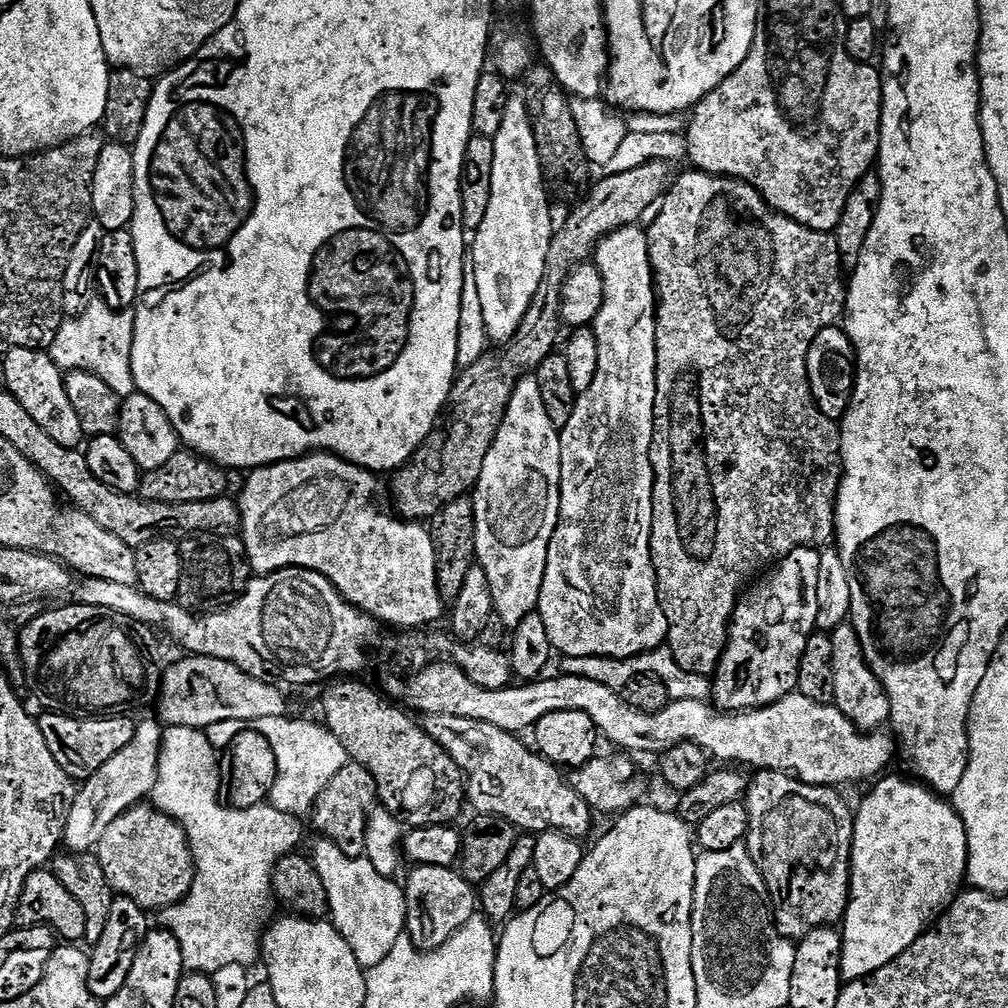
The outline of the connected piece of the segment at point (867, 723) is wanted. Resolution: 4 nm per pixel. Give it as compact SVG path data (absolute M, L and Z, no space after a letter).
M847 622L834 629L830 635L834 646L834 703L836 709L842 714L846 714L846 718L850 718L852 725L865 734L873 730L883 729L890 720L890 698L886 694L882 682L874 674L874 670L870 668L864 657L864 650L860 645L855 628Z

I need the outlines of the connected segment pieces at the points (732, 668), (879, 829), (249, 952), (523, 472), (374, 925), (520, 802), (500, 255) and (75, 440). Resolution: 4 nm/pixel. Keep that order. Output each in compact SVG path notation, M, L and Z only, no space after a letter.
M815 547L794 550L741 595L728 630L728 645L724 647L712 680L710 700L719 711L737 713L749 708L764 708L796 692L802 650L806 650L806 642L817 631L819 560L820 552Z
M887 776L877 779L871 785L871 787L873 786L872 793L861 802L860 809L858 807L855 809L852 822L854 826L854 834L852 835L852 873L848 879L848 909L844 911L842 921L843 940L841 942L841 974L843 979L848 982L865 980L867 976L873 976L878 970L882 970L882 966L897 963L900 955L910 946L914 946L914 942L919 936L923 936L925 932L929 931L933 927L934 921L948 911L953 900L956 899L961 889L965 887L968 874L966 826L951 803L945 797L933 792L931 788L917 782L915 779L912 779L912 781L903 780L900 776Z
M169 727L163 733L156 785L150 795L154 807L180 824L193 854L196 876L188 895L159 913L159 922L171 931L182 950L182 962L188 972L211 974L222 966L252 966L262 956L262 941L272 912L272 871L284 856L291 855L302 838L303 821L299 816L276 812L252 824L251 815L237 814L221 801L222 762L218 751L208 741L207 731L198 728Z
M525 374L516 382L510 406L506 406L502 426L498 426L498 434L490 446L490 454L486 454L486 463L474 489L476 559L478 566L486 570L486 579L490 581L495 619L501 620L508 630L515 630L527 616L537 611L550 538L554 538L554 530L558 526L561 482L560 429L550 422L550 414L546 414L546 402L542 402L542 390L538 390L535 375Z
M323 838L310 851L310 859L318 870L318 878L322 878L322 886L326 886L328 911L331 923L346 938L350 950L354 950L354 958L358 958L361 968L367 970L378 966L386 954L390 954L394 942L405 935L407 922L407 898L404 889L391 876L378 874L367 858L357 858L342 854L334 842Z
M428 716L422 727L454 758L466 785L466 800L485 816L501 816L524 834L541 834L547 830L583 838L592 828L592 807L572 788L565 773L528 748L519 735L503 732L490 722L457 716Z
M523 98L509 99L502 127L494 137L494 174L490 174L490 207L482 226L470 240L470 258L474 262L474 282L478 285L478 299L482 301L482 318L486 318L488 339L493 345L507 345L516 337L534 294L538 294L538 282L542 282L546 270L546 254L554 231L552 208L548 205L548 192L544 189L546 177L540 165L538 142L534 142L534 130L530 122L528 107Z
M15 348L6 353L3 360L3 387L6 391L22 404L26 413L59 446L79 449L86 440L82 422L78 422L78 414L74 406L70 406L70 398L66 395L65 373L52 361L51 355L39 348Z

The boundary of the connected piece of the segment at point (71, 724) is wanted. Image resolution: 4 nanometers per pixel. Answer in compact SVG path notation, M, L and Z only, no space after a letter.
M48 712L39 717L42 738L46 738L46 746L50 746L50 754L54 754L54 762L66 770L73 781L83 782L89 776L101 770L106 762L118 754L124 746L128 746L134 738L137 721L117 714L107 718L81 718L79 716L61 716L58 712Z

